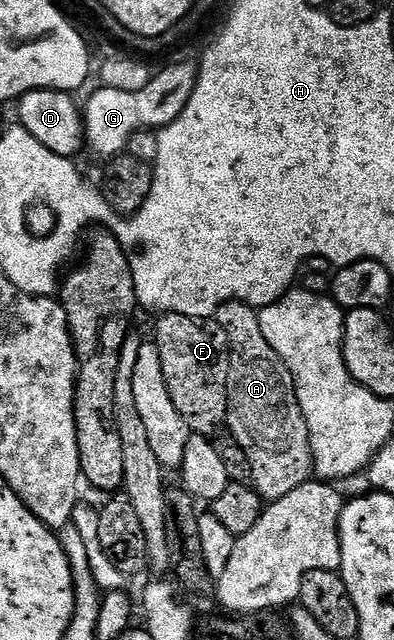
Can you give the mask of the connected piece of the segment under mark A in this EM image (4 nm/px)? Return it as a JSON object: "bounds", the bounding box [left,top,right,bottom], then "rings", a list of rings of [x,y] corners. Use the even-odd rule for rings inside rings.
{"bounds":[214,302,314,504],"rings":[[[223,302],[217,308],[214,317],[222,332],[226,332],[230,355],[226,430],[242,448],[242,452],[246,452],[246,460],[250,460],[251,485],[265,503],[271,504],[282,496],[290,496],[294,488],[309,482],[314,474],[308,425],[298,404],[294,376],[290,368],[286,368],[278,352],[274,352],[270,344],[266,344],[266,336],[262,336],[262,324],[257,307],[248,306],[244,302]]]}

